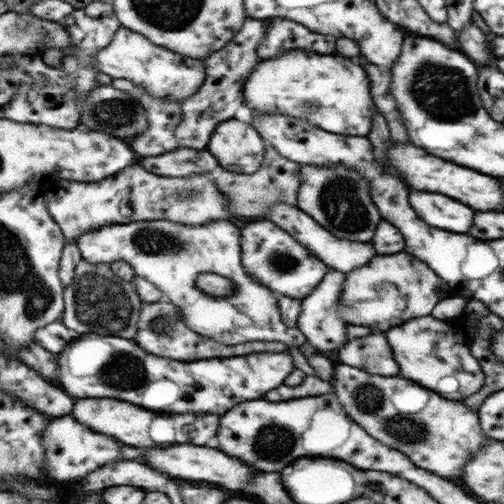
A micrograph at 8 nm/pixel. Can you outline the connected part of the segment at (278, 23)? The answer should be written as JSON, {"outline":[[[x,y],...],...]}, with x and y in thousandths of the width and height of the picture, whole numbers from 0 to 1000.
{"outline":[[[538,36],[536,71],[532,62],[524,83],[512,91],[512,111],[520,117],[548,115],[575,99],[615,99],[631,107],[659,107],[667,87],[663,71],[639,71],[623,67],[613,56],[583,44],[581,40],[560,40],[560,36]]]}

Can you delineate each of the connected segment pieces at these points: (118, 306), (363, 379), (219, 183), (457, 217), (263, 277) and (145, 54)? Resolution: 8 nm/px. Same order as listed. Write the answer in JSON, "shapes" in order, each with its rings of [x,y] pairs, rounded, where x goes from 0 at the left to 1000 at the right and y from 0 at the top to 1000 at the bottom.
{"shapes":[[[[159,516],[151,526],[141,571],[129,577],[129,593],[131,623],[123,629],[123,639],[139,655],[149,655],[159,665],[214,663],[252,673],[272,667],[272,639],[286,599],[272,583],[264,558],[250,558],[222,540],[218,522]]],[[[667,722],[671,742],[661,742],[661,778],[694,829],[744,871],[766,877],[766,885],[813,901],[833,929],[877,948],[913,944],[925,917],[964,881],[948,815],[925,800],[877,788],[798,746],[744,744],[690,722]]],[[[532,286],[528,290],[526,325],[512,335],[508,345],[462,343],[435,337],[427,345],[429,371],[444,385],[456,385],[448,399],[456,407],[456,419],[466,433],[524,433],[532,425],[532,413],[540,413],[548,401],[567,401],[575,409],[589,409],[587,381],[595,381],[599,327],[575,321],[560,306]]],[[[817,381],[813,393],[821,393],[829,425],[837,425],[837,433],[853,440],[853,448],[921,464],[929,460],[929,448],[937,448],[940,440],[940,417],[889,389],[853,381]]],[[[500,440],[488,448],[488,532],[508,560],[563,593],[595,597],[611,589],[643,556],[653,528],[631,516],[619,498],[593,482],[573,458],[544,440]]],[[[244,54],[234,56],[210,95],[202,95],[183,113],[194,143],[206,143],[222,157],[262,161],[278,173],[290,173],[294,185],[306,192],[329,192],[361,206],[369,192],[385,190],[409,161],[405,119],[349,107],[345,99],[313,91],[290,71]]]]}

